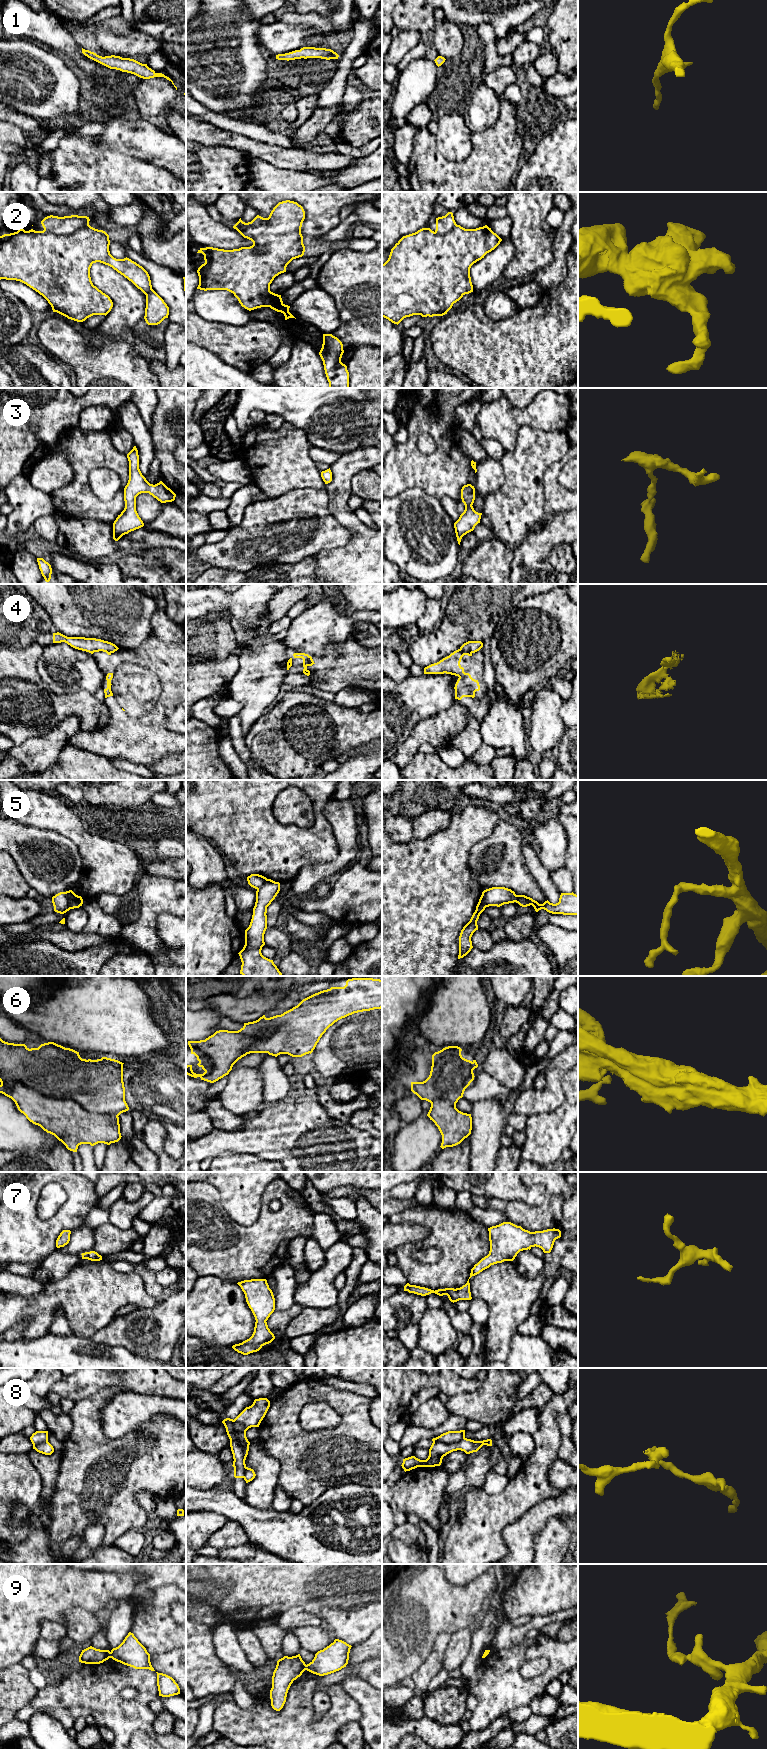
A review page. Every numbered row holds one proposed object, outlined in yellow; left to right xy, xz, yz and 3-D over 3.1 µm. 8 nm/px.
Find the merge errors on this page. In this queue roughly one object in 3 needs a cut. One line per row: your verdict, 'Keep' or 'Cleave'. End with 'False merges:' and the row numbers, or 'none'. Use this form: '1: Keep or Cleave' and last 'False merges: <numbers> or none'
1: Keep
2: Cleave
3: Keep
4: Cleave
5: Cleave
6: Cleave
7: Keep
8: Cleave
9: Cleave
False merges: 2, 4, 5, 6, 8, 9

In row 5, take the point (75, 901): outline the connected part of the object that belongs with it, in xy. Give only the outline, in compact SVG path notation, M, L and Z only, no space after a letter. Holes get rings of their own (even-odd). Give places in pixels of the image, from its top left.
M69 890L68 894L70 908L79 908L83 904L83 899L81 896L76 895L72 890Z

